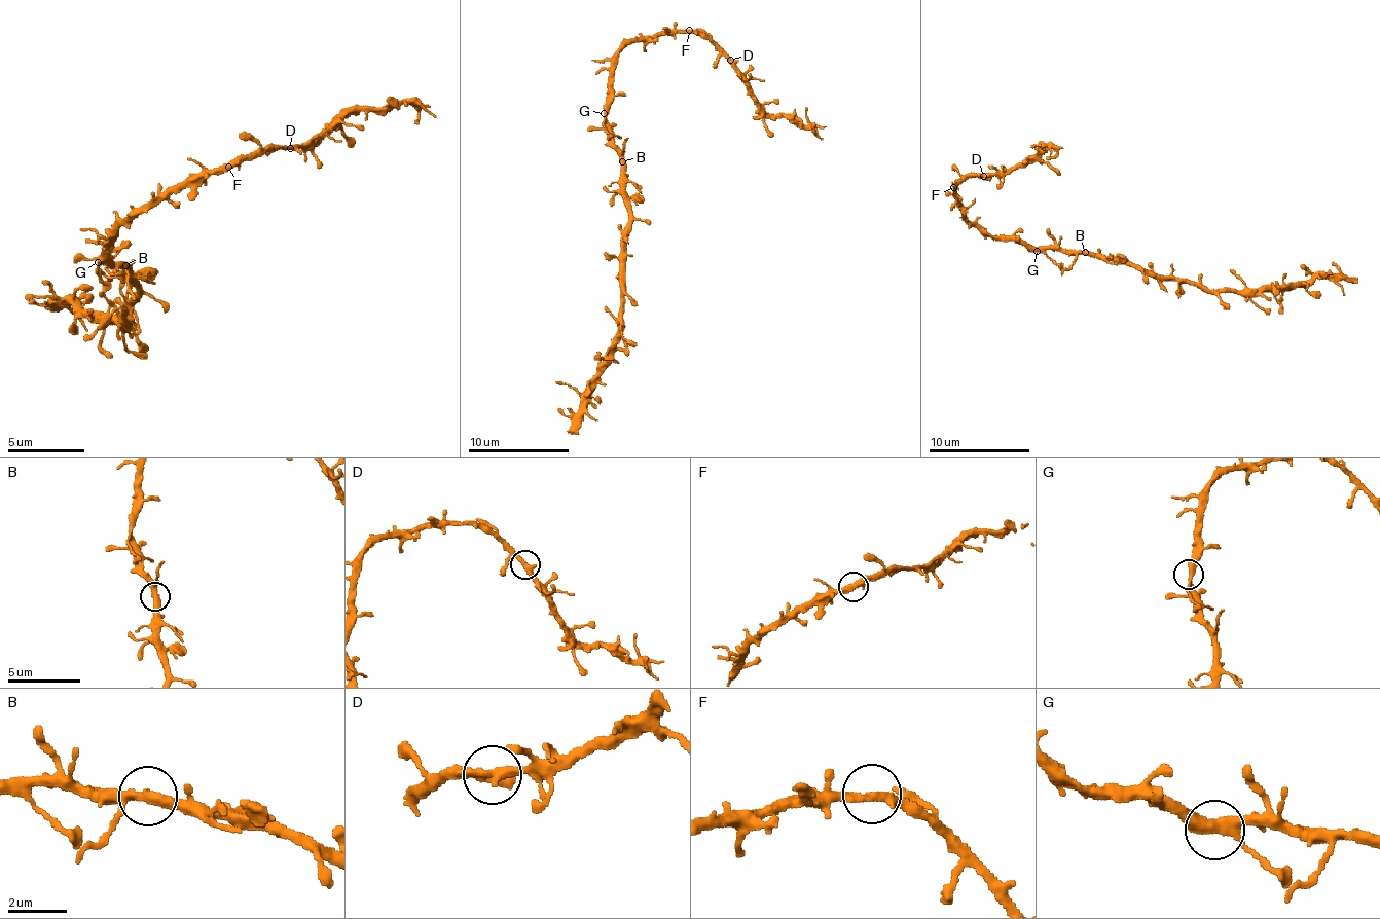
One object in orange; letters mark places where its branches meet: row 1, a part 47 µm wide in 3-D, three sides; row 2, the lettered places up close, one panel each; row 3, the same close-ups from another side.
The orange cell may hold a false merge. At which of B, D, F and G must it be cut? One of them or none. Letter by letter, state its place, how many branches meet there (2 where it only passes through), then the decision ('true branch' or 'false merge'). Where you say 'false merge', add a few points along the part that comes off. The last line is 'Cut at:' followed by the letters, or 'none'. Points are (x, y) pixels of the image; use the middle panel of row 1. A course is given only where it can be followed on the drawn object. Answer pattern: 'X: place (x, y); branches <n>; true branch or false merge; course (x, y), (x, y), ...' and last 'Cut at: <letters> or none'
B: place (622, 161); branches 3; true branch
D: place (730, 60); branches 2; true branch
F: place (689, 30); branches 2; true branch
G: place (604, 113); branches 3; true branch
Cut at: none

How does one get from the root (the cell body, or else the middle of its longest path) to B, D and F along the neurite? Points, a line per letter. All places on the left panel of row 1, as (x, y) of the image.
B: (102, 258), (124, 266)
D: (102, 258), (106, 243), (136, 213), (167, 200), (186, 186), (224, 174), (247, 159), (289, 147)
F: (102, 258), (106, 243), (136, 213), (167, 200), (186, 186), (197, 186), (228, 167)

